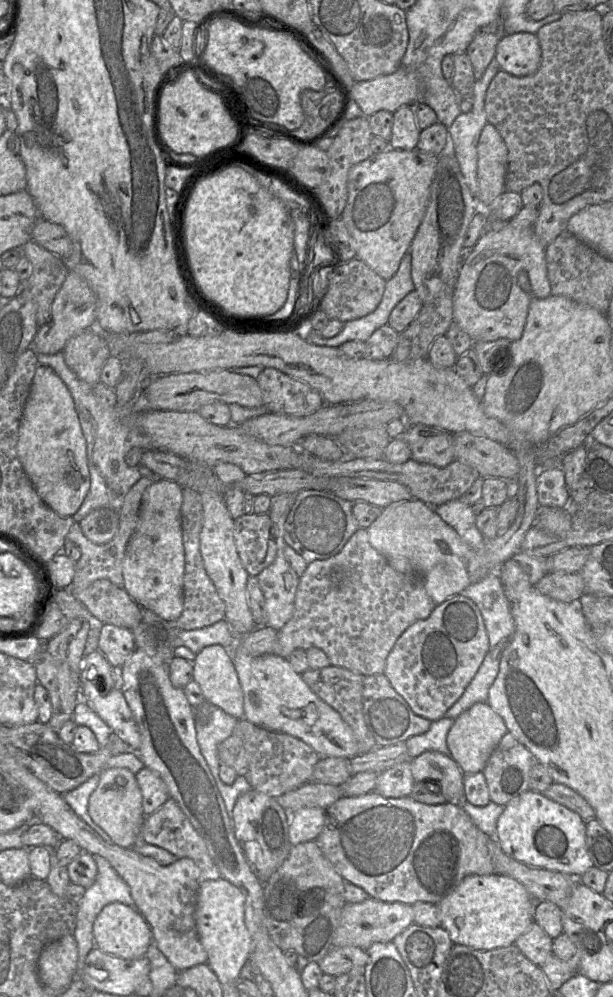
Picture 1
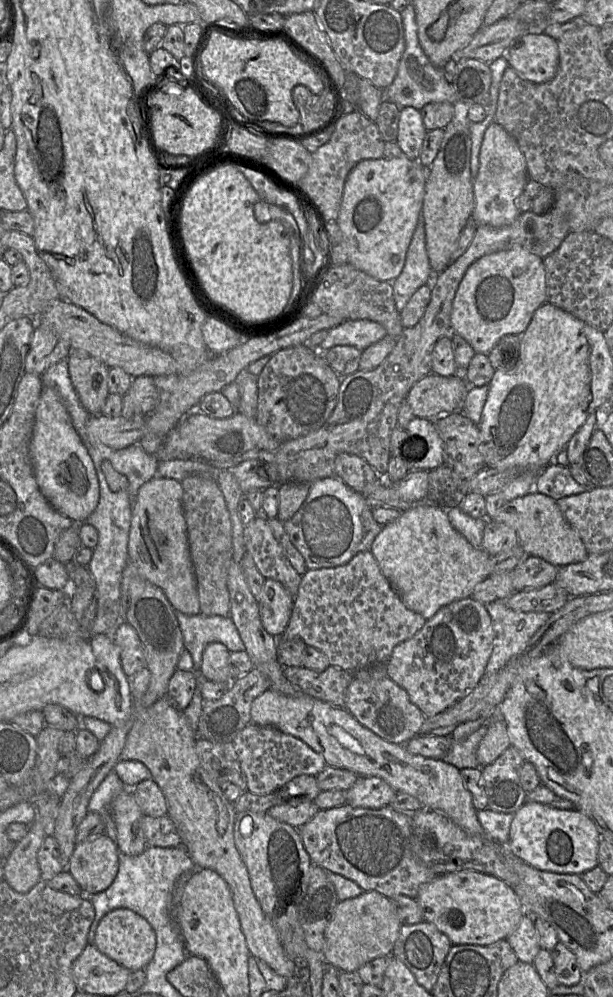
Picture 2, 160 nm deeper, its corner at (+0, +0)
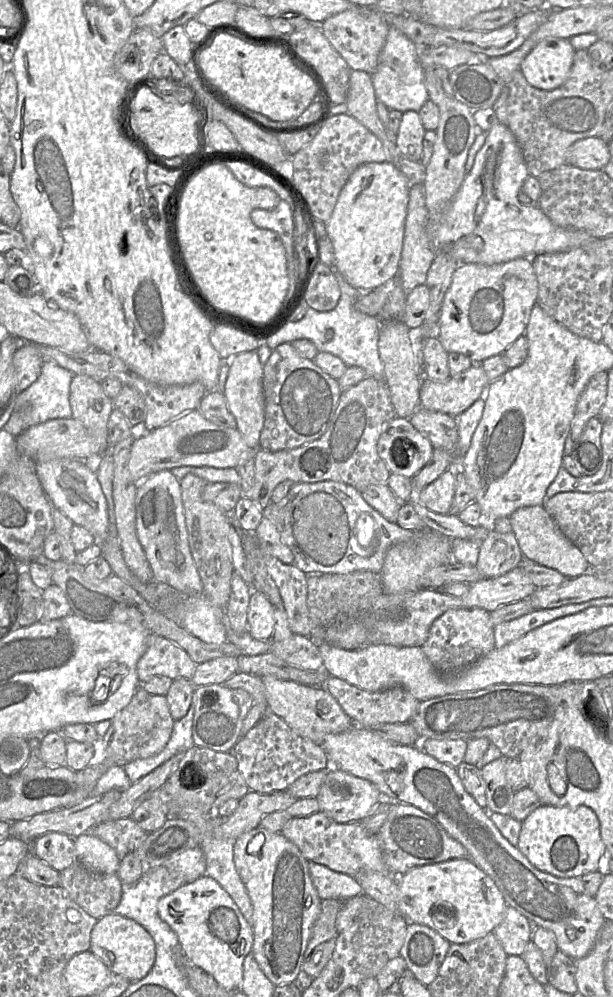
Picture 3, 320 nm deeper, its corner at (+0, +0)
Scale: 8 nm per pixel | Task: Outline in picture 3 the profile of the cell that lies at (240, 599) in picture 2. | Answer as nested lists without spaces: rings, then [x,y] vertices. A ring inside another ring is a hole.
[[[272,675],[261,678],[269,712],[281,717],[300,736],[320,745],[326,735],[344,732],[354,725],[325,687],[306,686]]]

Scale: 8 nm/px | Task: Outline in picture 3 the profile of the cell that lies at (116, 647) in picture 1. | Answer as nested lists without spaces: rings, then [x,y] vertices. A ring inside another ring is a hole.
[[[149,633],[147,648],[137,662],[137,675],[140,684],[155,675],[164,675],[172,680],[190,680],[196,665],[189,654],[173,641]]]

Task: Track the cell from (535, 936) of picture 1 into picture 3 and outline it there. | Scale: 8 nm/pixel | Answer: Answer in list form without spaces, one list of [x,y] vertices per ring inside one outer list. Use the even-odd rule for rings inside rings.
[[[508,906],[502,922],[493,930],[493,934],[507,955],[521,956],[531,940],[532,931],[529,920],[516,909]]]

